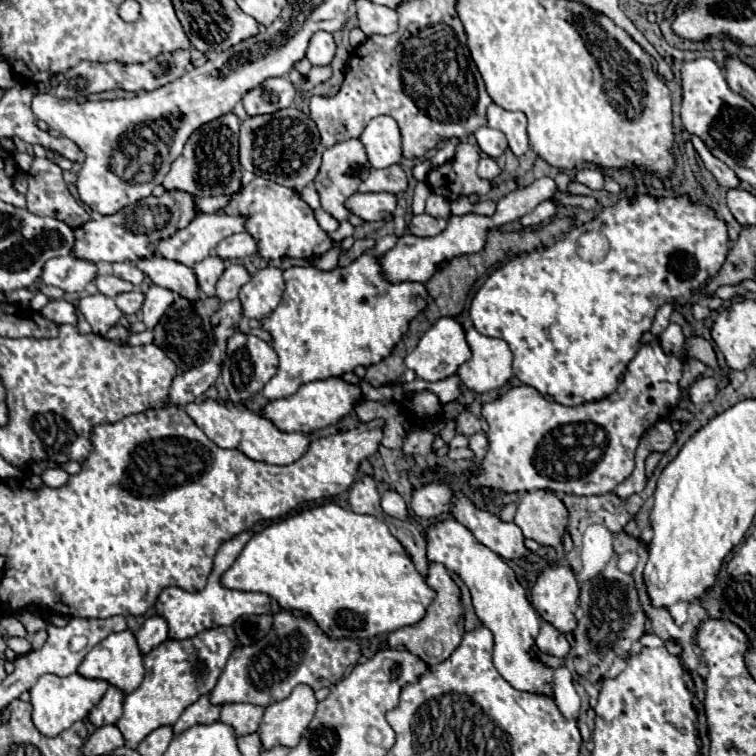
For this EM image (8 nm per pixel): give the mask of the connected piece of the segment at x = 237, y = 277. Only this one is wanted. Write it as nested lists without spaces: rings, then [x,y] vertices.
[[[230,265],[226,267],[226,271],[216,283],[216,297],[220,301],[232,301],[238,297],[240,287],[248,281],[250,281],[250,275],[242,265]]]

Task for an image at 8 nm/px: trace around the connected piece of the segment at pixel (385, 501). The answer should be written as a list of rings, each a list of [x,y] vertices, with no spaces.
[[[388,489],[382,495],[382,509],[384,509],[384,513],[388,513],[394,519],[402,519],[402,521],[410,519],[410,513],[408,513],[408,507],[406,507],[402,495],[392,489]]]

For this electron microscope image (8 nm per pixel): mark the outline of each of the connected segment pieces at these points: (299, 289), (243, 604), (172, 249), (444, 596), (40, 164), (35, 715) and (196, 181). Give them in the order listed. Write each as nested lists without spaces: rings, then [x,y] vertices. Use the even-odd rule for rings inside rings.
[[[366,253],[354,259],[348,267],[336,267],[332,271],[320,271],[316,267],[290,267],[284,271],[284,285],[286,287],[280,305],[260,321],[262,329],[270,333],[272,347],[280,359],[278,373],[262,389],[264,397],[270,401],[294,395],[304,383],[342,377],[344,373],[352,373],[358,365],[370,367],[374,363],[380,363],[390,355],[394,345],[408,331],[410,321],[426,307],[428,297],[428,291],[422,283],[386,281],[380,269],[380,257]]]
[[[244,531],[236,535],[234,539],[222,543],[222,547],[216,553],[214,559],[214,569],[208,577],[208,583],[202,591],[188,593],[180,591],[176,587],[166,587],[158,601],[156,601],[156,613],[164,613],[164,619],[168,621],[170,627],[170,639],[188,639],[194,637],[196,633],[202,633],[204,629],[212,629],[214,625],[232,625],[238,617],[242,615],[260,615],[260,613],[270,613],[270,595],[266,593],[246,593],[246,591],[230,591],[220,583],[220,577],[224,575],[226,569],[236,561],[244,545],[252,539],[252,531]]]
[[[222,213],[222,215],[200,215],[186,229],[180,229],[172,237],[168,237],[168,241],[160,241],[156,253],[160,257],[174,259],[174,261],[180,261],[180,263],[192,267],[194,263],[208,257],[210,249],[216,247],[222,239],[244,231],[244,223],[246,223],[246,215],[226,215],[226,213]]]
[[[430,563],[430,573],[426,577],[426,583],[436,591],[436,599],[428,607],[426,617],[416,625],[402,627],[402,629],[390,633],[388,635],[388,645],[390,647],[402,645],[410,653],[420,657],[424,663],[434,665],[434,663],[440,663],[440,661],[448,659],[452,655],[452,649],[456,649],[456,645],[464,637],[464,607],[462,607],[462,601],[460,601],[460,589],[458,589],[458,585],[454,583],[454,579],[450,577],[448,569],[442,563]],[[434,645],[440,647],[440,653],[434,653]]]
[[[34,157],[34,163],[28,171],[26,201],[30,213],[56,217],[74,229],[90,219],[88,211],[70,195],[62,179],[62,169],[48,159]]]
[[[72,673],[68,677],[58,677],[58,675],[42,675],[38,683],[30,689],[30,703],[34,707],[32,711],[32,721],[36,729],[46,735],[46,737],[56,737],[64,729],[68,729],[72,723],[82,721],[88,717],[92,707],[102,699],[102,695],[108,689],[108,681],[102,679],[88,679],[82,677],[80,673]]]
[[[234,113],[218,117],[200,129],[196,129],[184,145],[182,155],[172,163],[170,173],[164,179],[164,187],[170,189],[184,189],[194,197],[218,197],[218,195],[232,195],[240,191],[240,175],[242,167],[238,163],[238,131],[240,121]]]

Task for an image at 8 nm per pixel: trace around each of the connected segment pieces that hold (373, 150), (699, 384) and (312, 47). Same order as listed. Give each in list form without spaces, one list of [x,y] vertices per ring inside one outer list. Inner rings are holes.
[[[388,115],[374,117],[360,135],[360,141],[364,143],[368,161],[374,169],[390,167],[402,159],[400,129],[398,123]]]
[[[700,377],[688,389],[688,395],[690,395],[694,405],[712,401],[716,397],[716,393],[718,393],[718,387],[716,387],[716,379],[714,377]]]
[[[316,31],[310,37],[306,59],[310,59],[312,65],[328,65],[334,59],[334,53],[336,53],[336,43],[332,39],[332,33]]]

